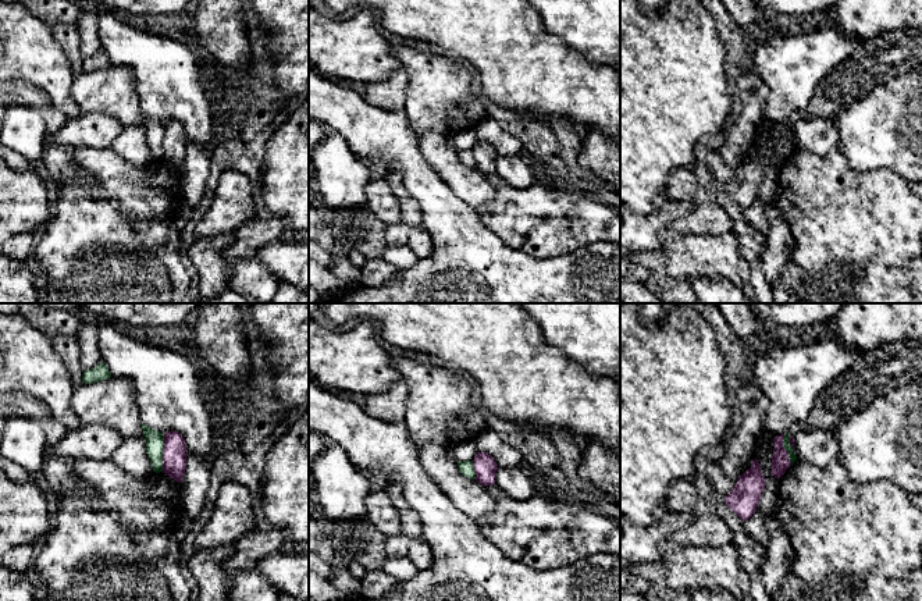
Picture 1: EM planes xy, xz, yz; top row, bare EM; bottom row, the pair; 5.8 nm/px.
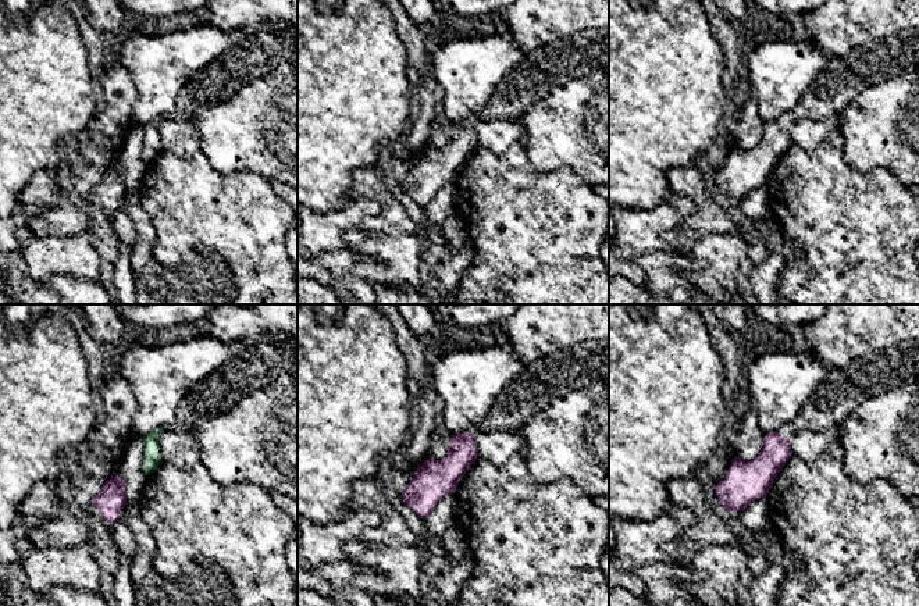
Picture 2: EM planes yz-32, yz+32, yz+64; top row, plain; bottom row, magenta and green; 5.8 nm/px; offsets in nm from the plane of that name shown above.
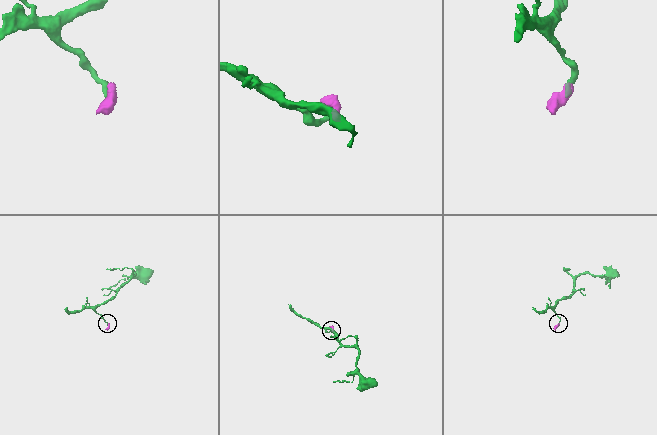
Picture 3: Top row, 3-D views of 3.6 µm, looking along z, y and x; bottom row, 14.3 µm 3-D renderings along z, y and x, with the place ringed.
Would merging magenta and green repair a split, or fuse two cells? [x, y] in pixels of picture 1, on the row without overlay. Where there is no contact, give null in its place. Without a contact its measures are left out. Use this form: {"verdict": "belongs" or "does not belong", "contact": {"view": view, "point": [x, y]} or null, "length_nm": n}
{"verdict": "does not belong", "contact": {"view": "xy", "point": [163, 141]}, "length_nm": 220}

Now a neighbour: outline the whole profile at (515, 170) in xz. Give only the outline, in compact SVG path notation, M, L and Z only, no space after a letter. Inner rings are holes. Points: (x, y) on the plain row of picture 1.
M523 153L510 157L498 156L495 173L513 188L527 188L537 182L537 177Z

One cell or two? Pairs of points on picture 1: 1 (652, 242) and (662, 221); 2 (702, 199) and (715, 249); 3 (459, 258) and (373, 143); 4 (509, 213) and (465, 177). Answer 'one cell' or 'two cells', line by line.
1: one cell
2: two cells
3: one cell
4: two cells

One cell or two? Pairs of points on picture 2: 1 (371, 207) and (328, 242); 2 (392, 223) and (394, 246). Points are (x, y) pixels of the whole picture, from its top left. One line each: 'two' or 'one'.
1: one
2: two

